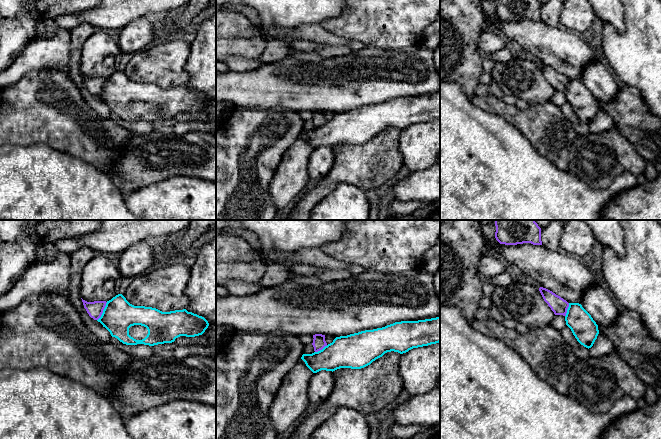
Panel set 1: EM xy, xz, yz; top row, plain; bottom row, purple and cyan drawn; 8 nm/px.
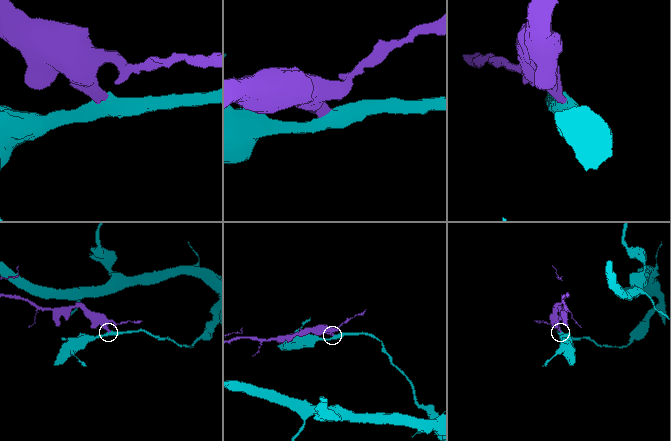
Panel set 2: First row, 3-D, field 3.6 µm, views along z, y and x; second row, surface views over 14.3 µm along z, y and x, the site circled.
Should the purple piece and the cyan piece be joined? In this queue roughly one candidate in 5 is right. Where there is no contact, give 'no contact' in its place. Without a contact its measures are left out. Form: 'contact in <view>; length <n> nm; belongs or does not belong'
contact in xy; length 170 nm; does not belong

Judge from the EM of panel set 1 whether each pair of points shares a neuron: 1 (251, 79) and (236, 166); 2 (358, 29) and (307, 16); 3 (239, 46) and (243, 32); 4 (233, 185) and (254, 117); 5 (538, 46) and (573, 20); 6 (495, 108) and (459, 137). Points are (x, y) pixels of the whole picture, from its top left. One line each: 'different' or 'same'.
1: different
2: different
3: same
4: same
5: different
6: different

